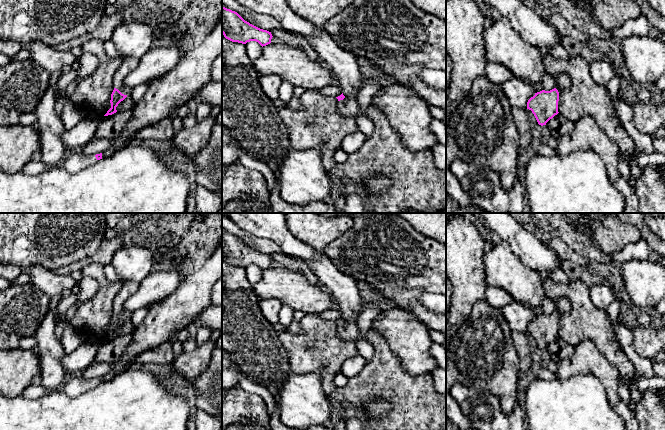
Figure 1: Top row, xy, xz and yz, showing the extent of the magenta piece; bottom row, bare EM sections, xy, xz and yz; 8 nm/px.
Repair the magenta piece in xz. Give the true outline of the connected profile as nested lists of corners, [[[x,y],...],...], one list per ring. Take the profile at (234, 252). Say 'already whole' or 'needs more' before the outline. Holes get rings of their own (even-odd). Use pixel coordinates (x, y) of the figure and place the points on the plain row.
already whole; [[[222,230],[222,258],[232,266],[258,266],[262,271],[271,267],[272,258],[245,245],[237,236]]]

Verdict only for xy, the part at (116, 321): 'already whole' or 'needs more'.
needs more

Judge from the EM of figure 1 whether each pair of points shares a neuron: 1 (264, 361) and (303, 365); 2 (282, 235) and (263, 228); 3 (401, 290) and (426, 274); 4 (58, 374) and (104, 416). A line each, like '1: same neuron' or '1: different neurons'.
1: different neurons
2: same neuron
3: same neuron
4: different neurons

